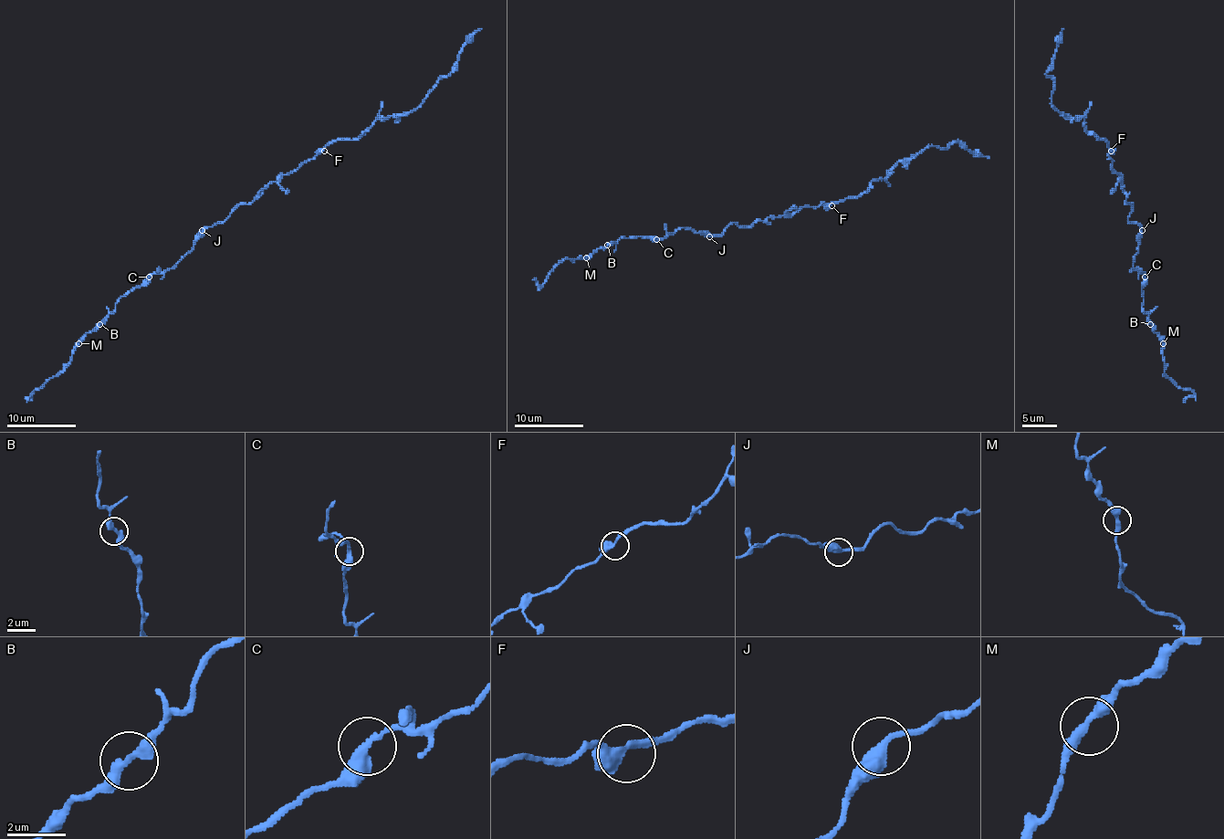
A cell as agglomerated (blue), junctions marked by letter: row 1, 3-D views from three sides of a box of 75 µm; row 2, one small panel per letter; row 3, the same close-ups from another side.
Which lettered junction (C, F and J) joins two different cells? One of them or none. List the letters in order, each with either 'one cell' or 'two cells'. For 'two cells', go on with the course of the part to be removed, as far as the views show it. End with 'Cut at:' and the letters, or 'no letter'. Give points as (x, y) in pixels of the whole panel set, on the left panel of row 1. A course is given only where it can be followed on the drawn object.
C: one cell
F: one cell
J: one cell
Cut at: no letter

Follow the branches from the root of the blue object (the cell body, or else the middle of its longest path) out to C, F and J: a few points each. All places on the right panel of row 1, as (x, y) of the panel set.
C: (1128, 204), (1131, 204), (1128, 220), (1140, 226), (1138, 253), (1133, 267), (1145, 277)
F: (1128, 204), (1121, 176), (1112, 170), (1112, 161), (1109, 157), (1111, 151)
J: (1128, 204), (1131, 204), (1128, 220), (1135, 222), (1142, 230)

